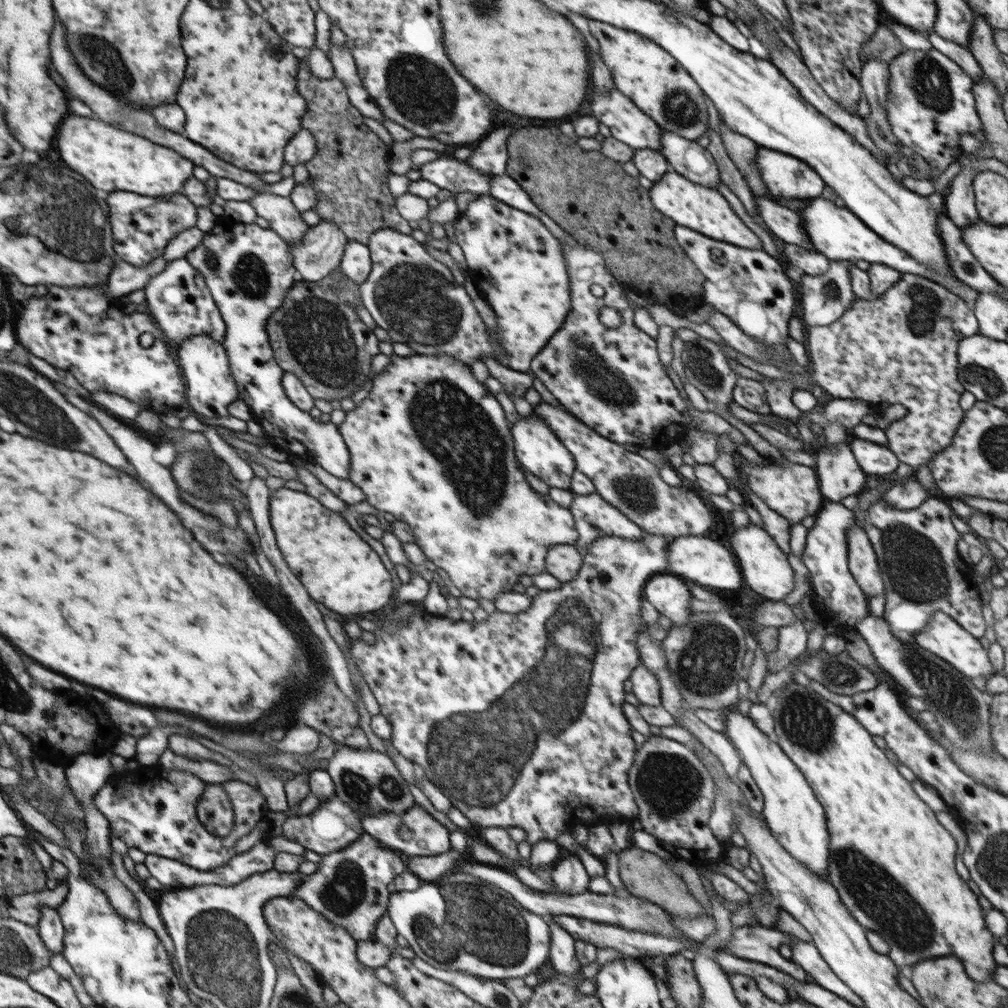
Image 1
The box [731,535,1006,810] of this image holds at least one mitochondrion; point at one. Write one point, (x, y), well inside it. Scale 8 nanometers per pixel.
(937, 679)

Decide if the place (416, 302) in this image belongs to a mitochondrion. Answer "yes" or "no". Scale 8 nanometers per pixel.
yes

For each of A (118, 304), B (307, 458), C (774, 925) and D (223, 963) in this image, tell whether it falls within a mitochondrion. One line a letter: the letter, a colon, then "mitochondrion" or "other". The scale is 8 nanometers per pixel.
A: other
B: other
C: other
D: mitochondrion

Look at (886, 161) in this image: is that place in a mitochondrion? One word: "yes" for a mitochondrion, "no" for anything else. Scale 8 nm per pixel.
no

